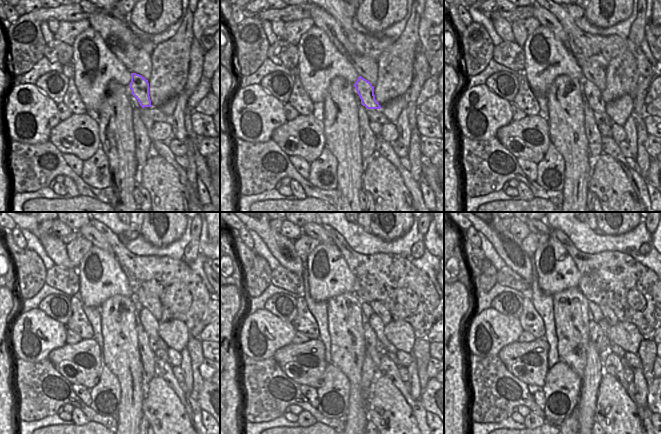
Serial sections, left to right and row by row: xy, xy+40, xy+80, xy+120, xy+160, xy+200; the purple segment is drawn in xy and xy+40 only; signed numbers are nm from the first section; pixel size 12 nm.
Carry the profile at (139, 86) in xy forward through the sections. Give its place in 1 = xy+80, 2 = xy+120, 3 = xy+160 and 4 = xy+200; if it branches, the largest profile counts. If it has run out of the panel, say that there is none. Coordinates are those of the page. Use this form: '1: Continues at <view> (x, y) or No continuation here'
1: Continues at xy+80 (594, 97)
2: Continues at xy+120 (150, 324)
3: Continues at xy+160 (375, 322)
4: Continues at xy+200 (604, 325)

